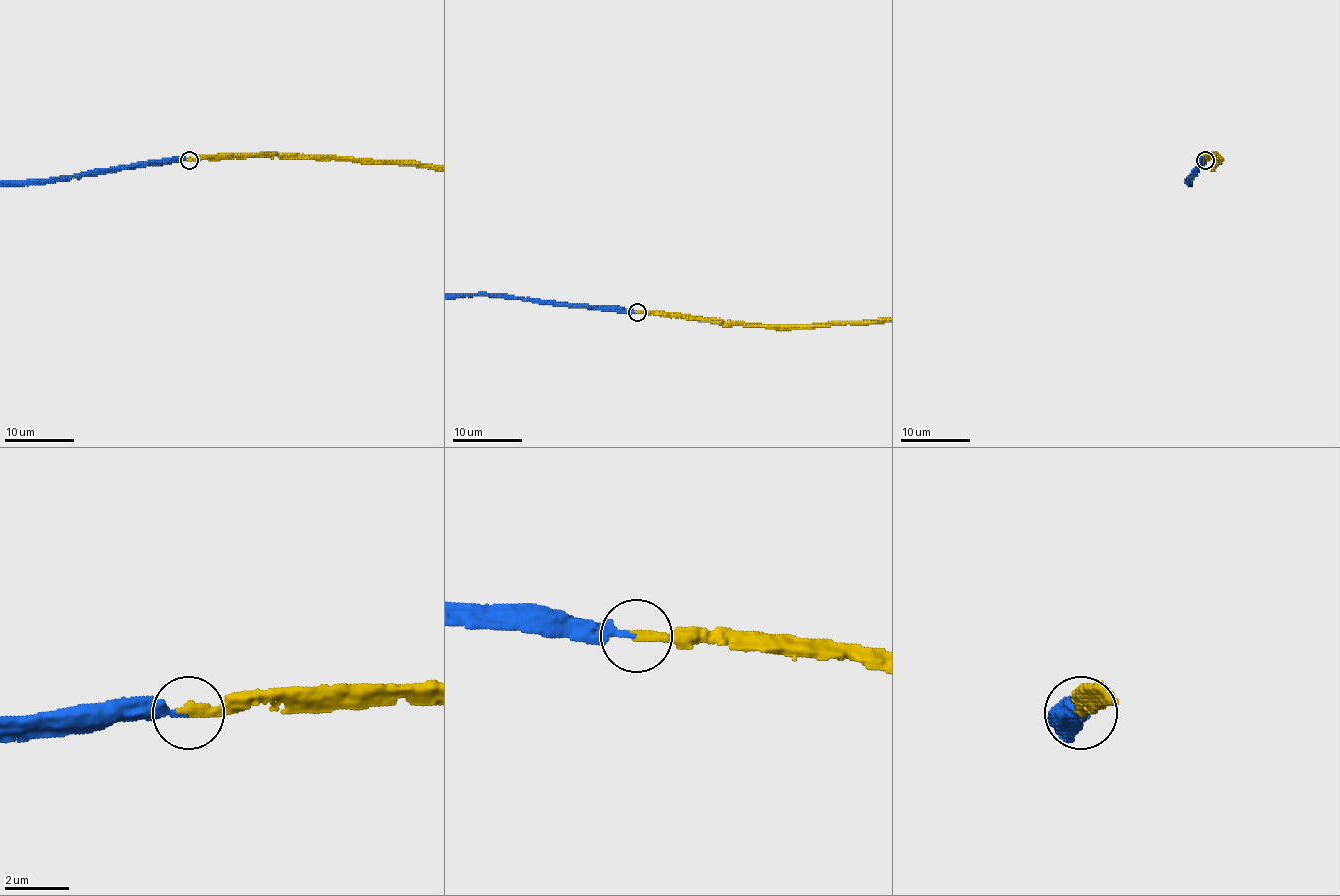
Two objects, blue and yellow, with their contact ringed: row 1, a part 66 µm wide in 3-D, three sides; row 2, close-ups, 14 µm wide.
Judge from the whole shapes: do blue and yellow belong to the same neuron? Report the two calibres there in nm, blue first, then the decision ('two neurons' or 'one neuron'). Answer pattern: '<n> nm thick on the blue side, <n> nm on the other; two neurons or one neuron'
190 nm thick on the blue side, 320 nm on the other; one neuron

